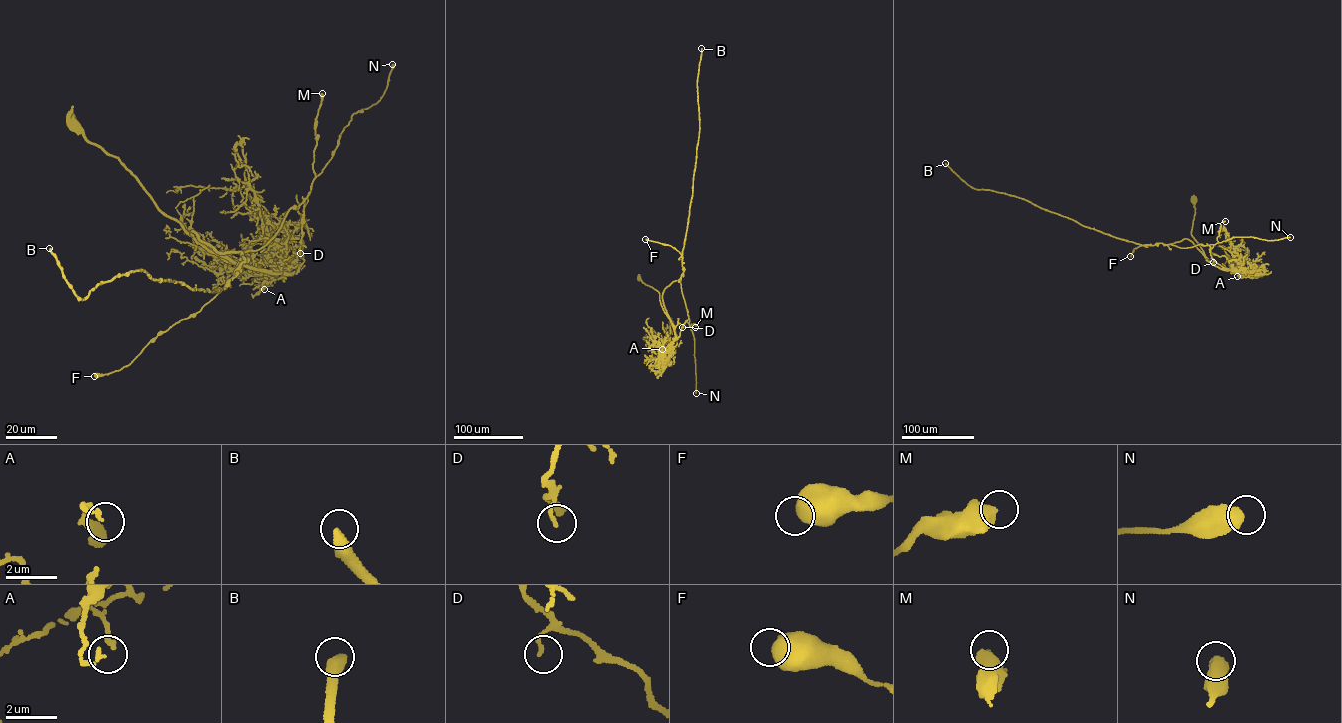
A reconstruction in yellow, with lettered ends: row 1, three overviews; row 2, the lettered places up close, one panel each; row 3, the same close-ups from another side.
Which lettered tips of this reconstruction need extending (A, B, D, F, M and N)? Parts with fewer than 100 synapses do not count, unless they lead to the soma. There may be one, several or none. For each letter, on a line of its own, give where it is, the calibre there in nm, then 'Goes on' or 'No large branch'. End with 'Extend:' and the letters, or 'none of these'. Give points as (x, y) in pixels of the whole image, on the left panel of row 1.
A: Place: (264, 289). Thickness 170 nm. No large branch
B: Place: (49, 248). Thickness 480 nm. Goes on
D: Place: (300, 253). Thickness 110 nm. No large branch
F: Place: (94, 376). Thickness 650 nm. No large branch
M: Place: (322, 93). Thickness 500 nm. No large branch
N: Place: (392, 64). Thickness 550 nm. No large branch
Extend: B

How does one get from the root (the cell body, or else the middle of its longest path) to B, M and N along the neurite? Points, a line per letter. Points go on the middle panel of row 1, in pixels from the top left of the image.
B: (638, 278), (658, 291), (669, 318), (663, 292), (680, 280), (684, 269), (701, 48)
M: (638, 278), (658, 291), (675, 340), (686, 321), (690, 326), (695, 324), (695, 327)
N: (638, 278), (658, 291), (675, 340), (685, 322), (689, 323), (694, 340), (696, 393)

